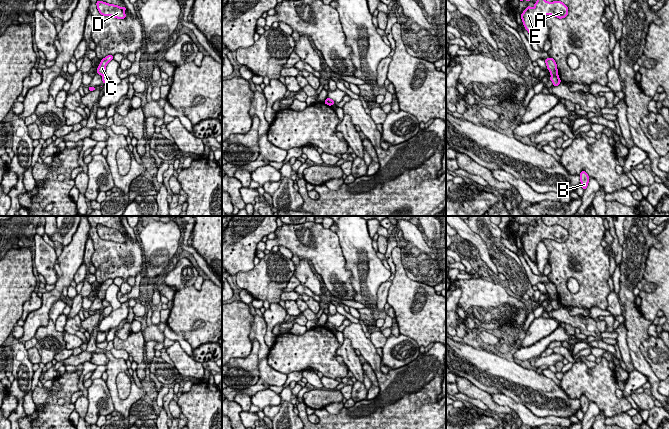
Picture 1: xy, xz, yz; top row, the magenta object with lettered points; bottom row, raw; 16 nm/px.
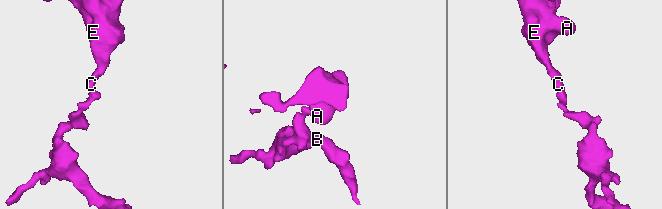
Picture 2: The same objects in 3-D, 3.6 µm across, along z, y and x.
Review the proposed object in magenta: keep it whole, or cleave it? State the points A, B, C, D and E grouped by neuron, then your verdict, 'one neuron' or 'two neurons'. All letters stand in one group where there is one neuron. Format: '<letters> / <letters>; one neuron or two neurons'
A C D E / B; two neurons

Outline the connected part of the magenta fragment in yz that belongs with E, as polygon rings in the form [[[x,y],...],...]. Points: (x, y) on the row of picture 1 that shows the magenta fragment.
[[[537,0],[534,8],[527,5],[527,8],[521,14],[521,19],[525,29],[530,36],[537,41],[536,24],[540,17],[552,15],[559,19],[568,15],[568,7],[561,1],[548,2],[546,0]]]

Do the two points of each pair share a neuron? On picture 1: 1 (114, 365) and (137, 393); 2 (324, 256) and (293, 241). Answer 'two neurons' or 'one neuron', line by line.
1: one neuron
2: one neuron

